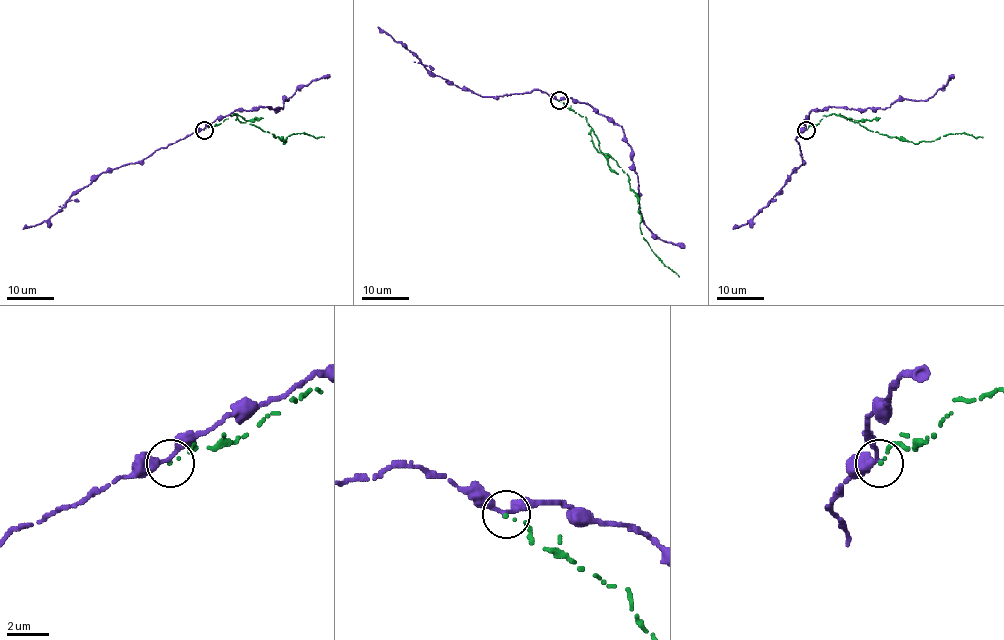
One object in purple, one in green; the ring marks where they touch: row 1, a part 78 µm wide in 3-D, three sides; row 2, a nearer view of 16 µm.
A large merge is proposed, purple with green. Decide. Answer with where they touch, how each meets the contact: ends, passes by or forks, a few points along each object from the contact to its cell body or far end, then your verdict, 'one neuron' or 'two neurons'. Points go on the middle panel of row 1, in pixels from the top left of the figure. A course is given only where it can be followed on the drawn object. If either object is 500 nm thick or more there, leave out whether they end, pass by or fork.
(559, 100) | purple passes by | green ends | purple via (558, 100), (571, 98), (591, 105), (621, 127), (637, 175), (642, 222), (668, 243), (684, 247) | green via (559, 100), (585, 116), (600, 152), (627, 174), (640, 208), (640, 230), (652, 251), (678, 277) | two neurons

